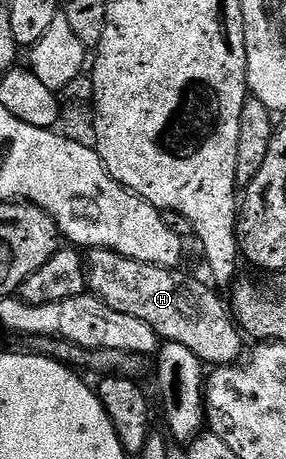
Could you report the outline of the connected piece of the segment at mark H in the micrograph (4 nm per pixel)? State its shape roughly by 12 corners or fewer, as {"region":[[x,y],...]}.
{"region":[[86,255],[91,294],[230,366],[245,338],[228,303],[182,269]]}

